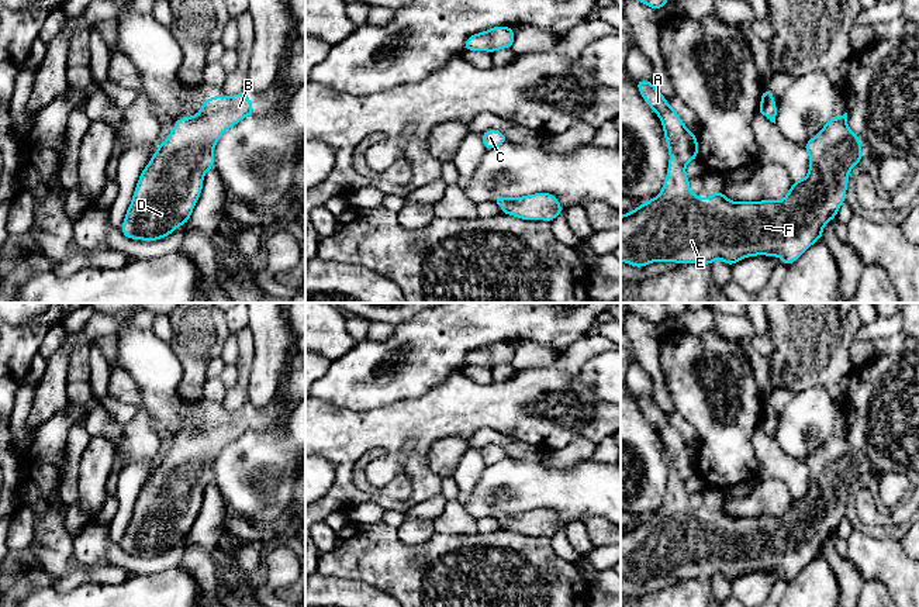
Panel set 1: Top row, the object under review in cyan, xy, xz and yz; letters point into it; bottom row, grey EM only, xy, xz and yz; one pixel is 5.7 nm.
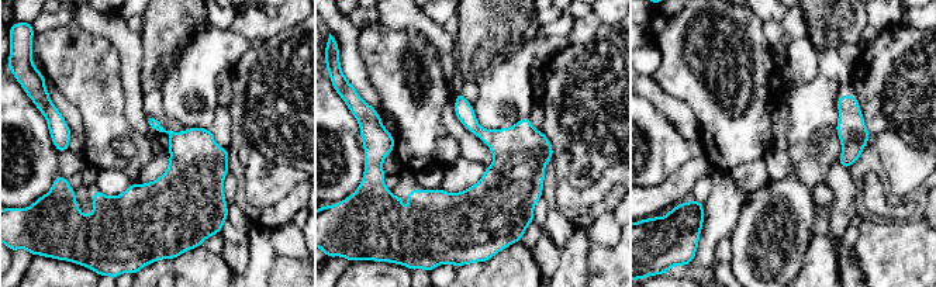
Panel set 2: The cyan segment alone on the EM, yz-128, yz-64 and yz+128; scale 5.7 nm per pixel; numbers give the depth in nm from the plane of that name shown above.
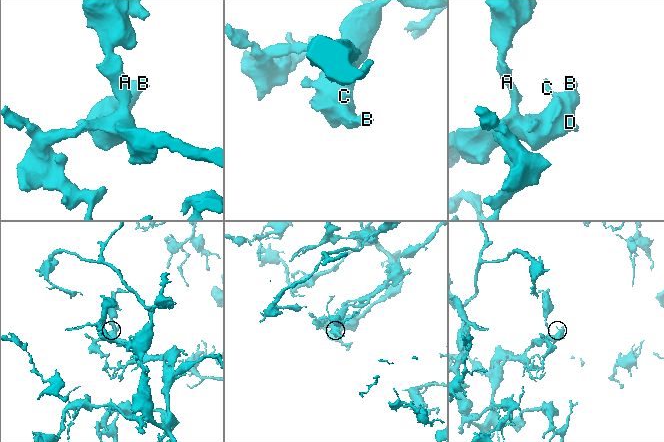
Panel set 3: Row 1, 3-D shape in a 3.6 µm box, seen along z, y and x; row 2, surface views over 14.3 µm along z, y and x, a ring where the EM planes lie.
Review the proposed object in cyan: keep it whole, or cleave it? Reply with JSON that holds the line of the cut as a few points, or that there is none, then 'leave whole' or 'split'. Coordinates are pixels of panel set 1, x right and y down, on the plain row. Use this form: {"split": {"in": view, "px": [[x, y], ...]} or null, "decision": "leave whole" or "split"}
{"split": null, "decision": "leave whole"}

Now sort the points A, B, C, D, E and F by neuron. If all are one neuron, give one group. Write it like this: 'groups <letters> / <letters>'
groups A B C D E F

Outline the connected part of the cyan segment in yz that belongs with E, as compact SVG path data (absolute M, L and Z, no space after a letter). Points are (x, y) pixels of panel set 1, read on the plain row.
M638 396L640 411L663 439L670 476L659 511L621 531L621 577L643 583L652 577L711 580L722 575L728 582L747 572L778 572L784 582L795 577L822 553L823 542L836 534L846 517L849 489L861 477L861 455L847 441L847 428L832 432L802 463L809 470L808 492L794 496L780 517L732 517L722 507L698 513L690 504L685 482L698 472L697 452L652 397Z

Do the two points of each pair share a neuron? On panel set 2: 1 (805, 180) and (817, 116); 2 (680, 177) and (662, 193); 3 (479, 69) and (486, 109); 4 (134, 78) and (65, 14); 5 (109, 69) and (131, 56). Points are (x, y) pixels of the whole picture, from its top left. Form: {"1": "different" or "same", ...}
{"1": "same", "2": "same", "3": "different", "4": "different", "5": "different"}

